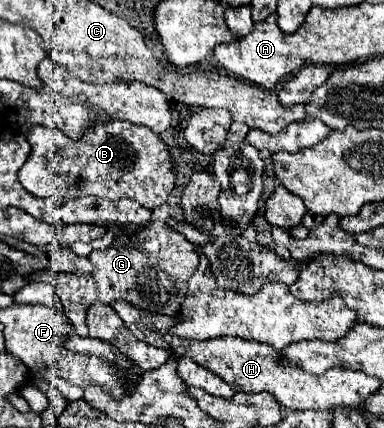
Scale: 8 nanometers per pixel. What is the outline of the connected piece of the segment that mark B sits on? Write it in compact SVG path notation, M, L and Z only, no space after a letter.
M122 120L104 122L92 126L82 138L72 140L62 130L34 124L24 136L32 152L20 168L18 178L34 196L58 196L66 200L82 196L102 196L110 200L132 198L152 210L164 204L174 190L170 152L158 134L146 126Z

